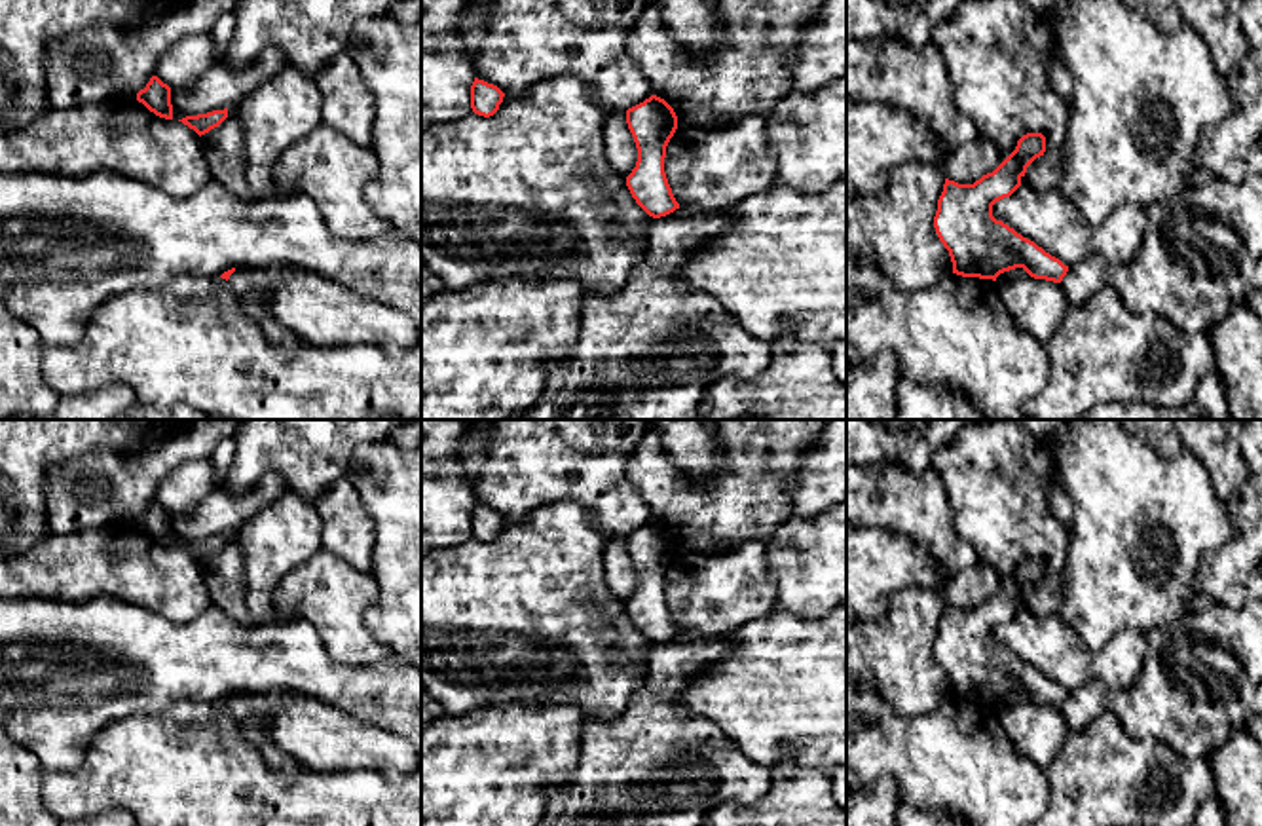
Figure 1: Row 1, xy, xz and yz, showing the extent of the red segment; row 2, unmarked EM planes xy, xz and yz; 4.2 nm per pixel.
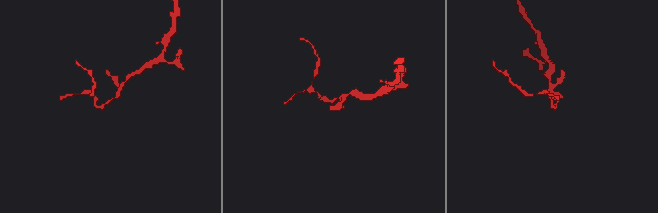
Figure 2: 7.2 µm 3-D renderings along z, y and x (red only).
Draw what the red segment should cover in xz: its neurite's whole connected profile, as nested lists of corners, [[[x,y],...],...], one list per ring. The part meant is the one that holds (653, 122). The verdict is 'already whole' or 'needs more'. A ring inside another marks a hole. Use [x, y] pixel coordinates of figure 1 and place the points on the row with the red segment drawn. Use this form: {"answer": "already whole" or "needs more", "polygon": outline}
{"answer": "already whole", "polygon": [[[651,95],[626,110],[626,123],[638,148],[626,186],[649,216],[666,216],[679,209],[664,173],[666,146],[677,129],[677,116],[664,99]]]}

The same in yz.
{"answer": "already whole", "polygon": [[[1027,133],[993,173],[974,184],[945,178],[934,228],[949,251],[953,273],[996,281],[1000,273],[1023,268],[1034,279],[1063,281],[1068,266],[993,216],[993,205],[1021,186],[1027,167],[1044,152],[1046,137]]]}

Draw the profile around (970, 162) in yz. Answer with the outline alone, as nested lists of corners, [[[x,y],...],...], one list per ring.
[[[977,137],[949,154],[943,173],[945,178],[958,184],[974,184],[983,175],[993,173],[1000,163],[1002,158],[996,146]]]

